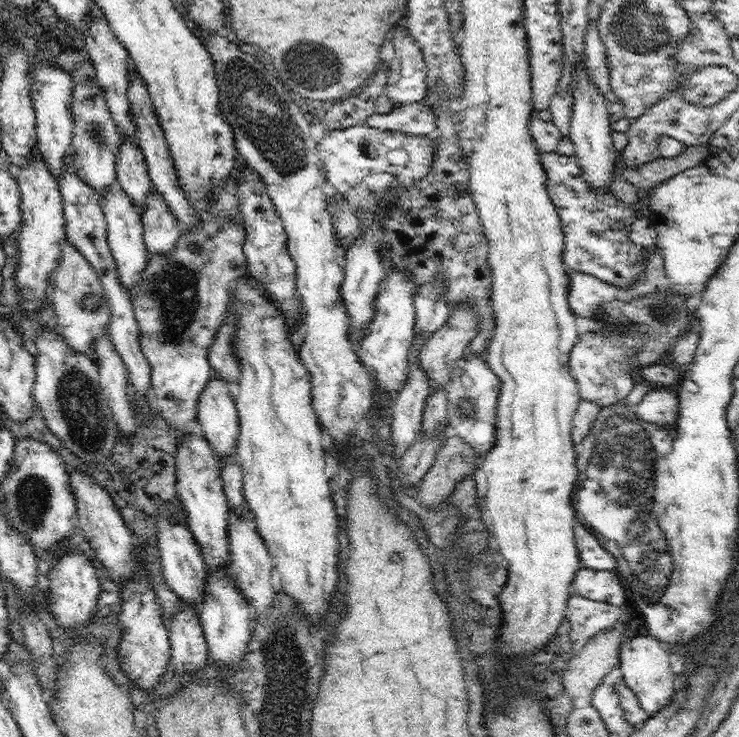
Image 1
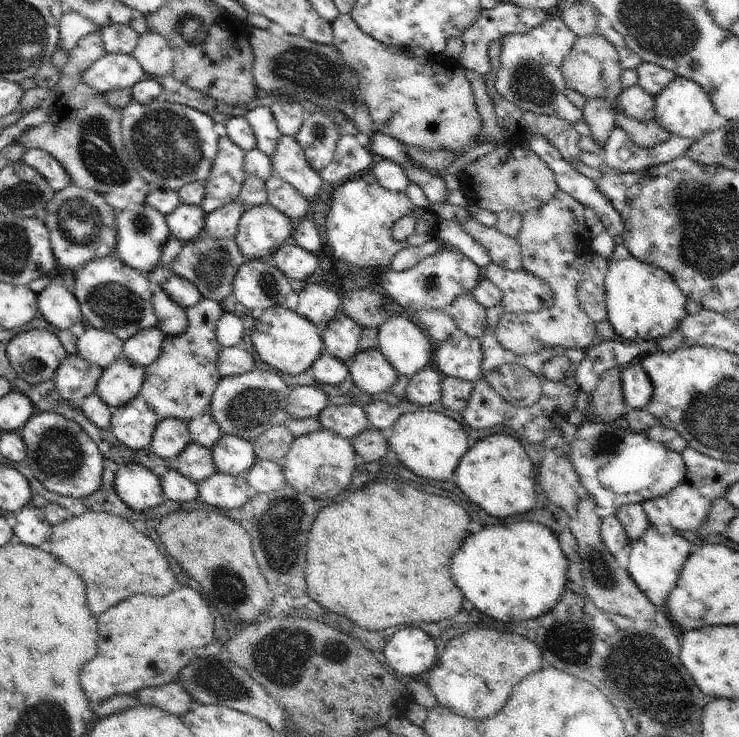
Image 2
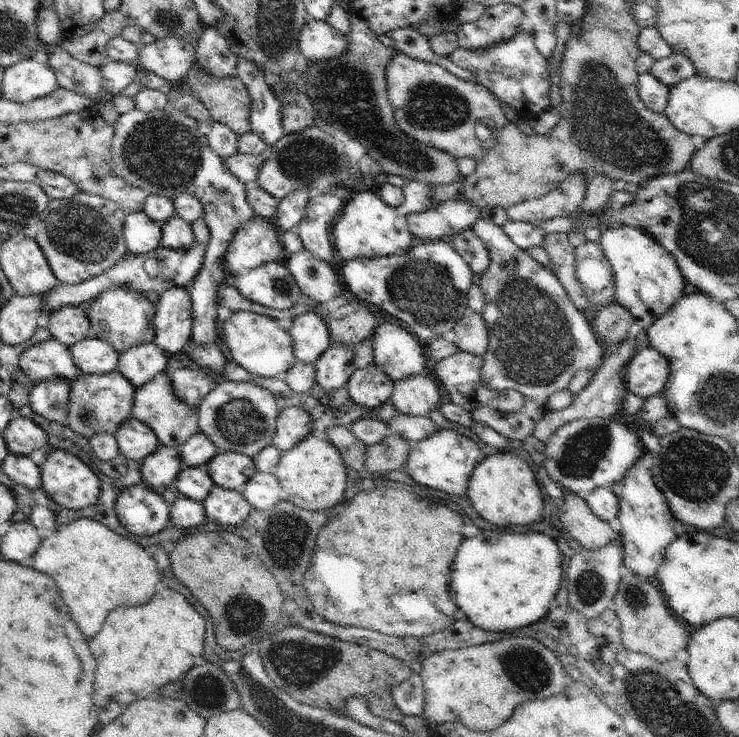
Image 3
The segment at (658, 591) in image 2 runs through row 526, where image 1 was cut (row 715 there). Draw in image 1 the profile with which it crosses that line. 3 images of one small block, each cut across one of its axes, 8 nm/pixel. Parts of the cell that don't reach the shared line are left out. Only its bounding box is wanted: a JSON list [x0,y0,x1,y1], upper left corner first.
[619,635,678,717]

